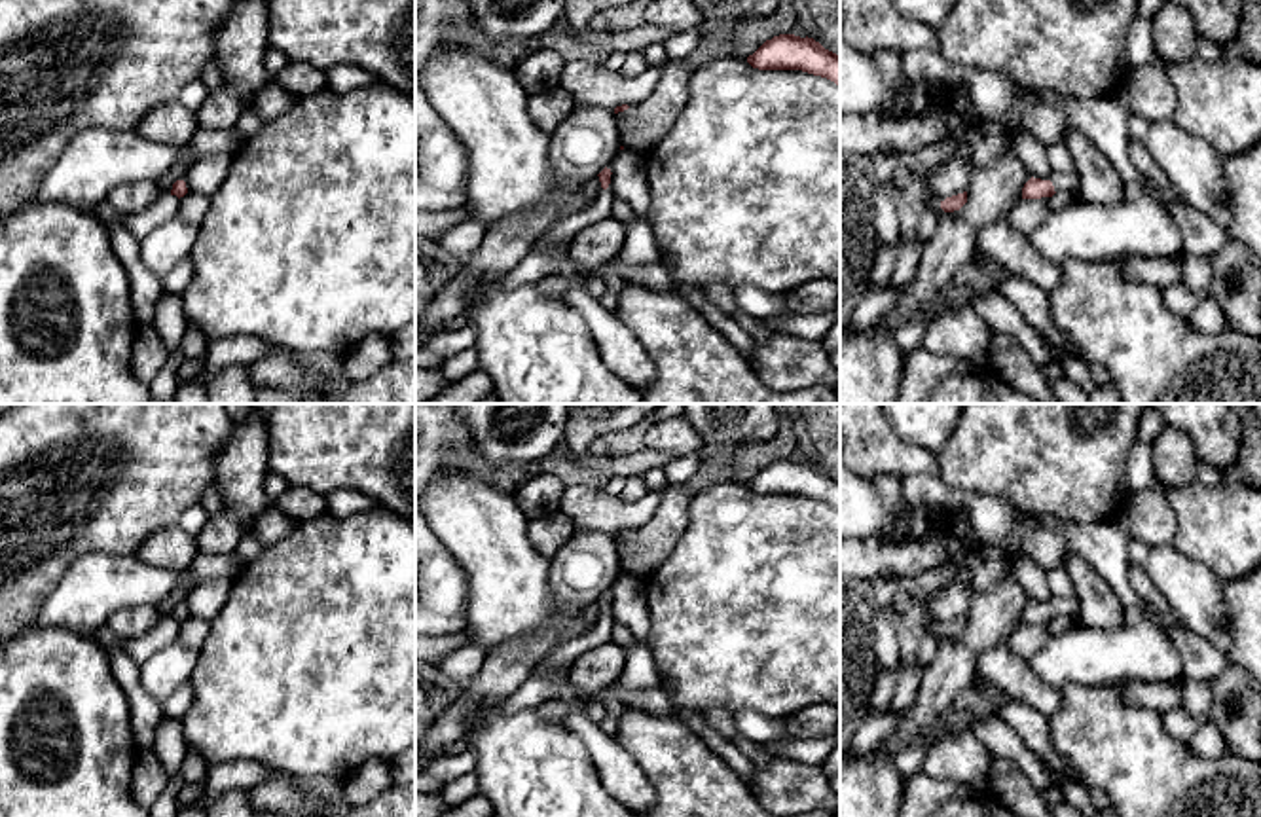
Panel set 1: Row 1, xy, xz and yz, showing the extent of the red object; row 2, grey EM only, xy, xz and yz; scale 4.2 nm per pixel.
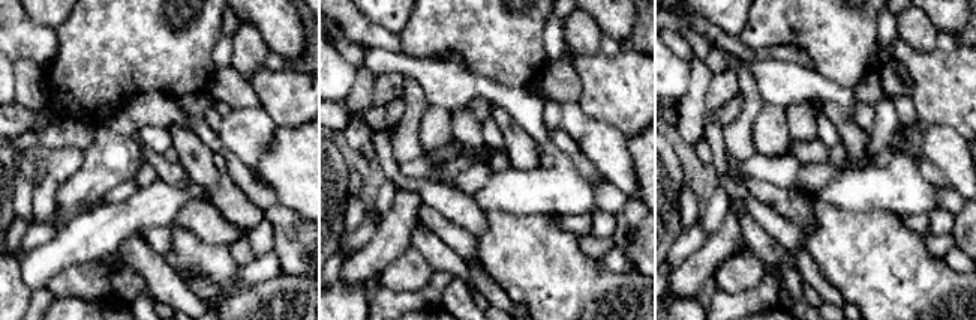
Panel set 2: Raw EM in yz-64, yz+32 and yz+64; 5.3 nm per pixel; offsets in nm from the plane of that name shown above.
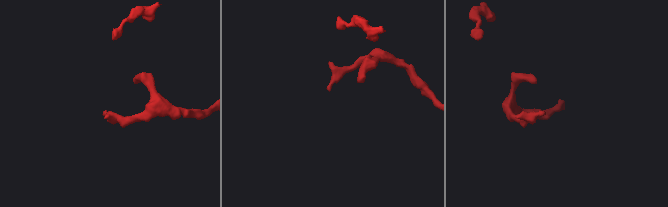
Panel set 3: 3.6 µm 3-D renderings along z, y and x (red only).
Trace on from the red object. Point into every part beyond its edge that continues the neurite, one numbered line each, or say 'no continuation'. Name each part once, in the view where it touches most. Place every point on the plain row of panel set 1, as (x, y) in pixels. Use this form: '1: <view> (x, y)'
no continuation

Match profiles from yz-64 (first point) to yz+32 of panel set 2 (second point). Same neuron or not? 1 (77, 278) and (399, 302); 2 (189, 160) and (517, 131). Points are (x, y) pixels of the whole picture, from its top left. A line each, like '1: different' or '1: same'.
1: different
2: same

